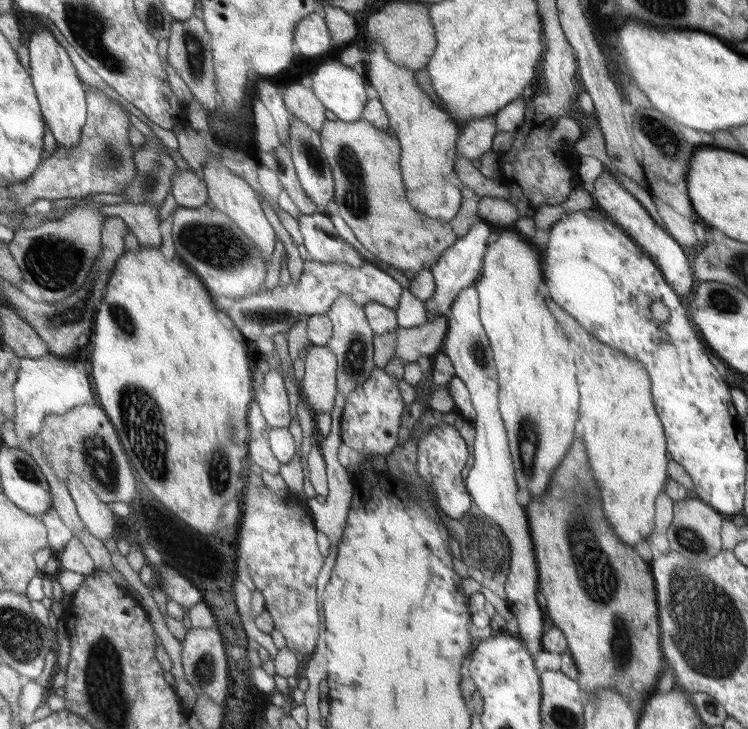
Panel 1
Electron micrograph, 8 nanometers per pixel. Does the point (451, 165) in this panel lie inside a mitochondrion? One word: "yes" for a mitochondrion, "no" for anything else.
no

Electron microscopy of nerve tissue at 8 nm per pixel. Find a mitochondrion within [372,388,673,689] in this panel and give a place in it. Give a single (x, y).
(597, 575)

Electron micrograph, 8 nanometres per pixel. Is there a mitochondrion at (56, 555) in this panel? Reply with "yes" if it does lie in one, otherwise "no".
no

